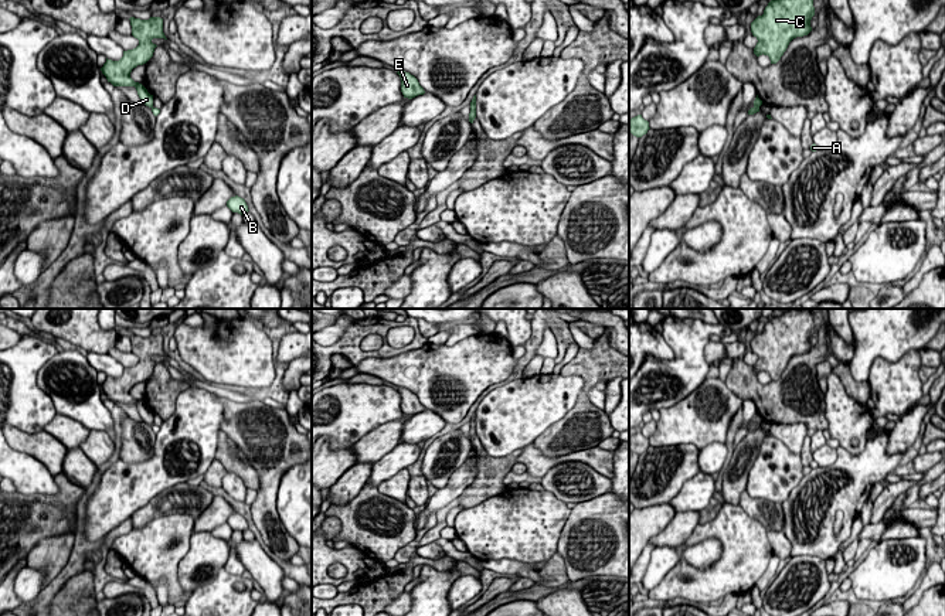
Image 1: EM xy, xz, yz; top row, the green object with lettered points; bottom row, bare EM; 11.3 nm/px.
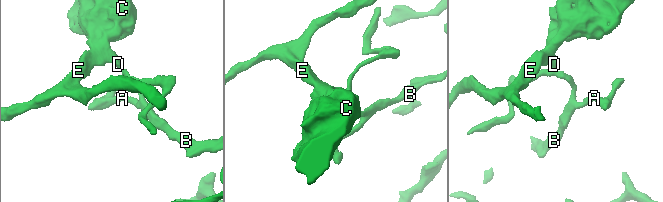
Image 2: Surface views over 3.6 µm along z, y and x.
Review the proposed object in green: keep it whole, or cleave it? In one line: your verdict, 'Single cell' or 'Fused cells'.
Fused cells

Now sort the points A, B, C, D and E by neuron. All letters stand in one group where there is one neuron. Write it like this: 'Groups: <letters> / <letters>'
Groups: A B / C D E

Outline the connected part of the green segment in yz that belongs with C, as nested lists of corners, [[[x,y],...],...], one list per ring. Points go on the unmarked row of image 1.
[[[789,309],[782,316],[771,317],[764,331],[751,340],[751,350],[758,357],[754,371],[768,372],[771,381],[776,381],[793,355],[812,348],[813,333],[813,314],[809,309]]]

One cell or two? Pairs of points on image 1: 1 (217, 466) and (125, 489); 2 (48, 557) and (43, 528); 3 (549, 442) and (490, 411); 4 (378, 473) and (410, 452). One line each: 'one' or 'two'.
1: two
2: two
3: two
4: one

